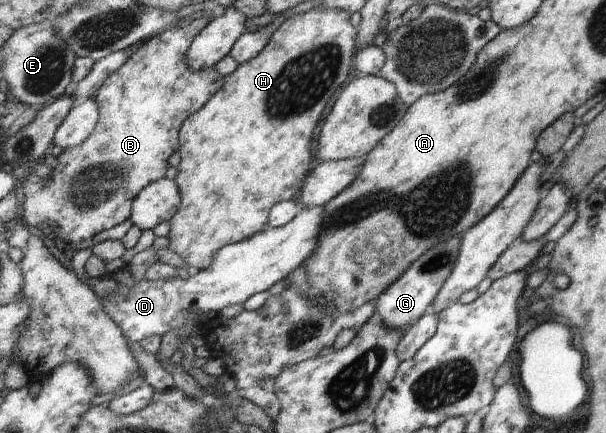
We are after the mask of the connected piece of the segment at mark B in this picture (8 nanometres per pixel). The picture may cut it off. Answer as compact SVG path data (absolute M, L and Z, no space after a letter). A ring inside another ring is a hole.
M207 18L195 20L181 19L159 36L155 36L140 46L127 60L127 64L105 80L97 92L95 100L100 107L100 120L94 134L77 148L63 149L58 155L58 163L50 169L46 177L28 171L20 174L26 200L23 218L26 225L39 226L49 223L61 241L69 243L76 251L84 250L97 234L117 227L117 224L131 219L132 207L139 192L165 178L169 170L169 158L179 151L179 132L183 122L201 111L207 102L225 86L226 78L215 68L191 70L187 66L187 52L199 34L210 24Z

